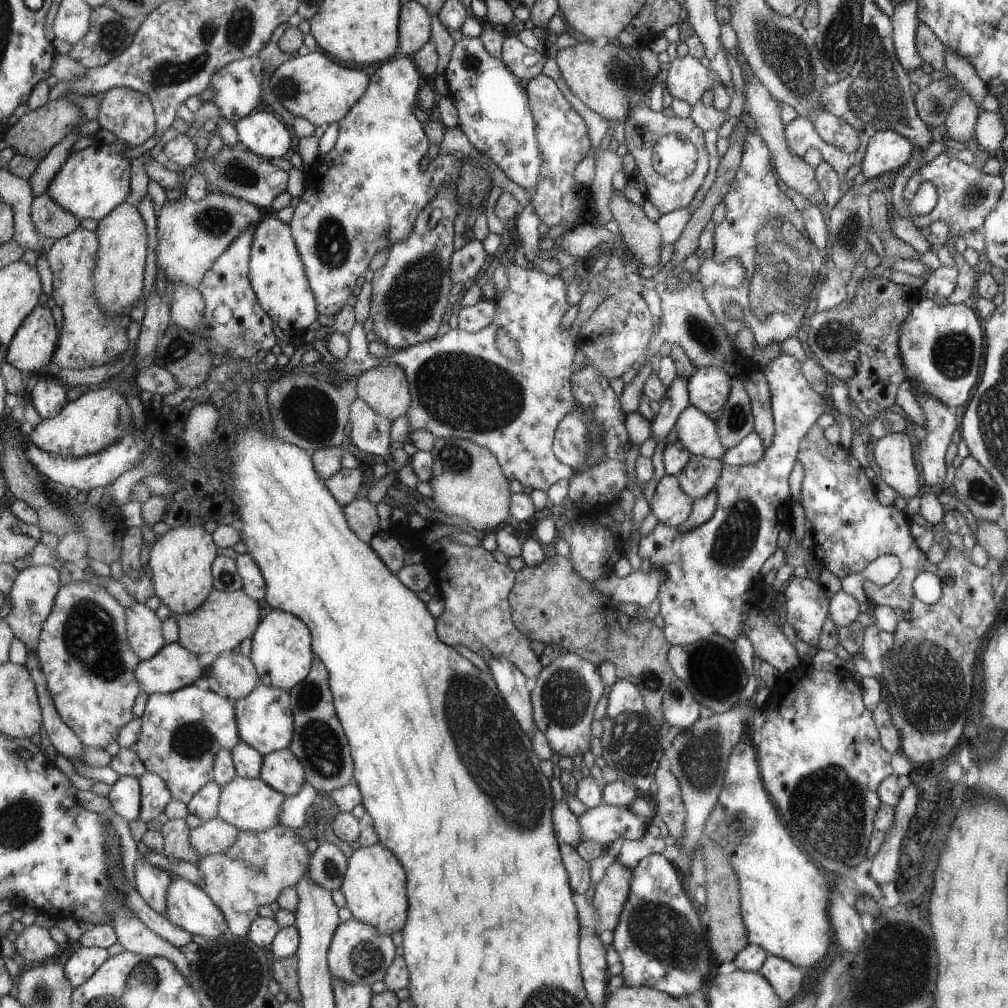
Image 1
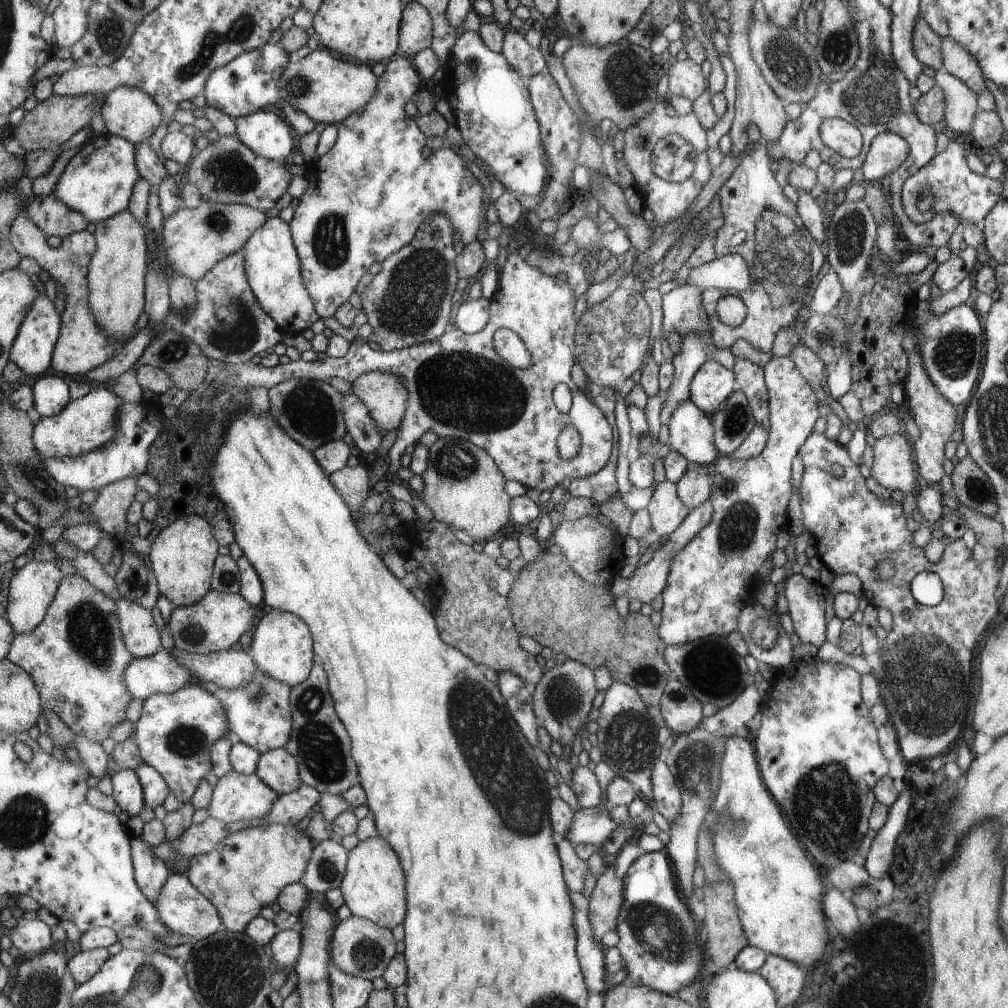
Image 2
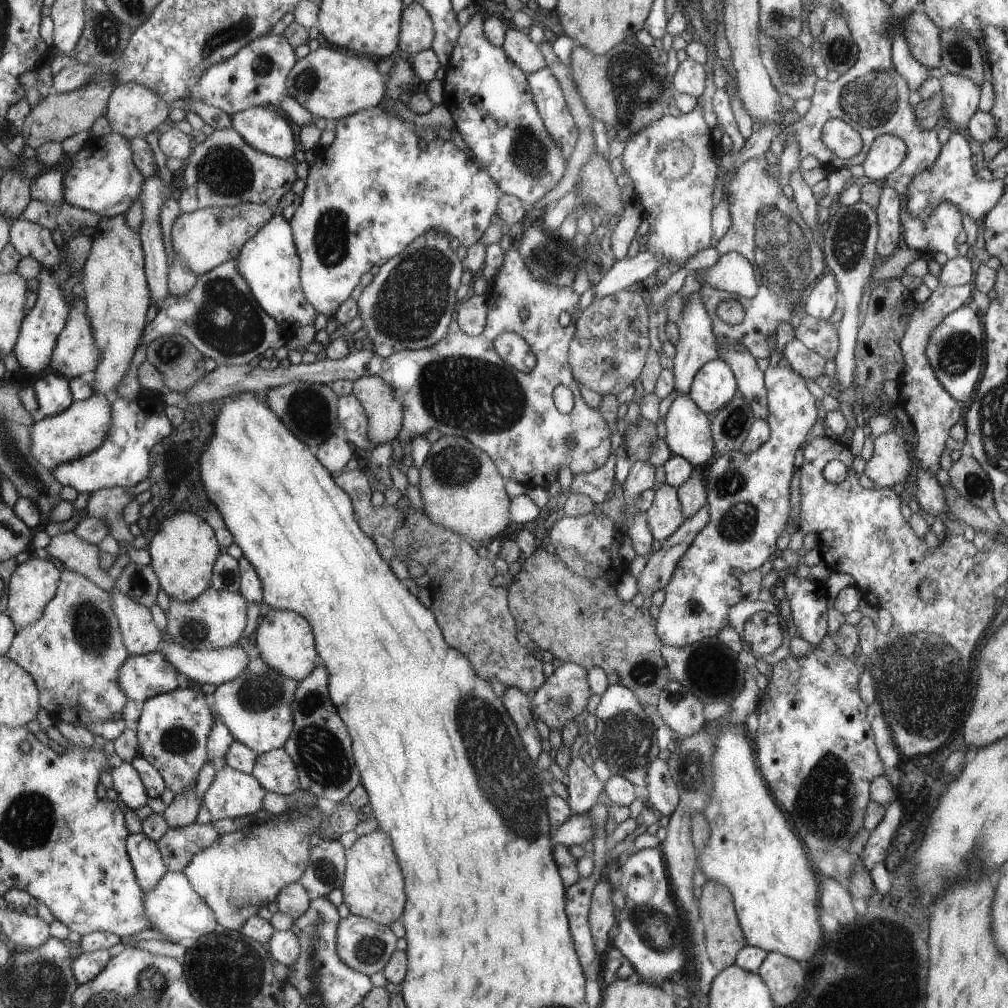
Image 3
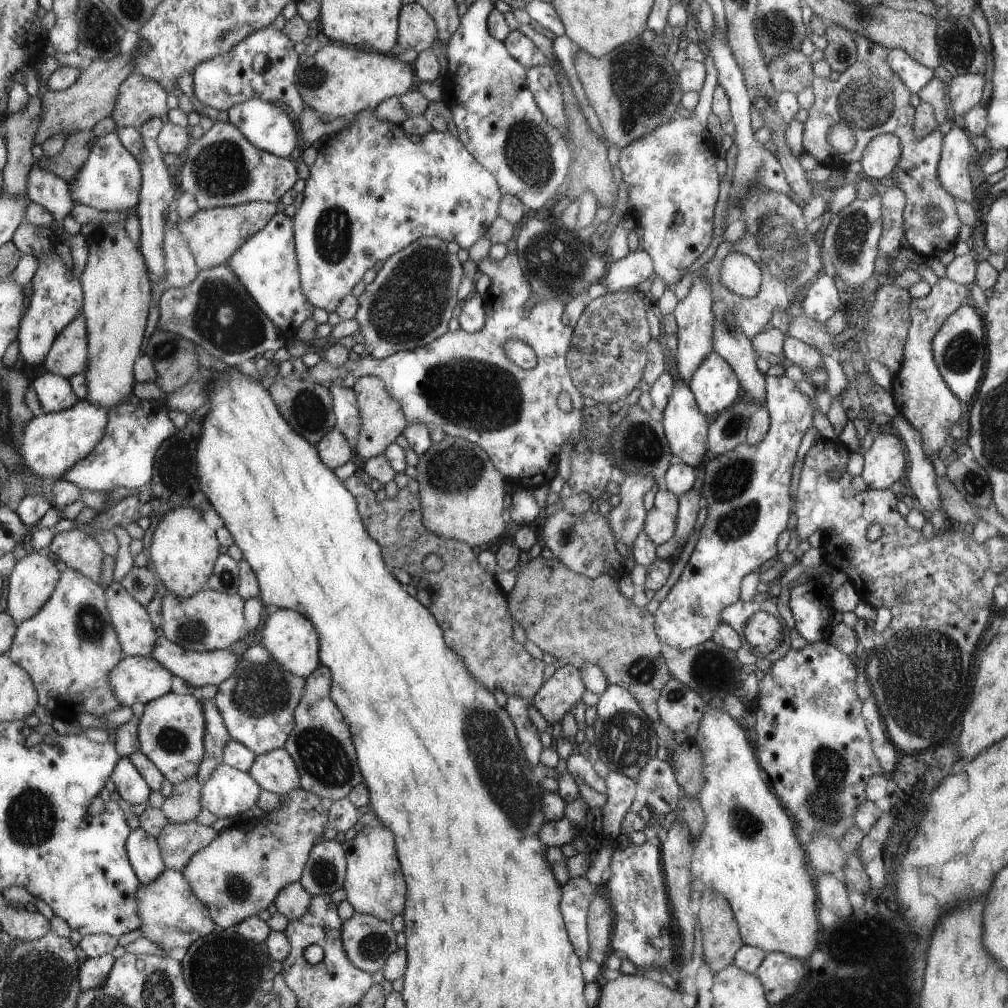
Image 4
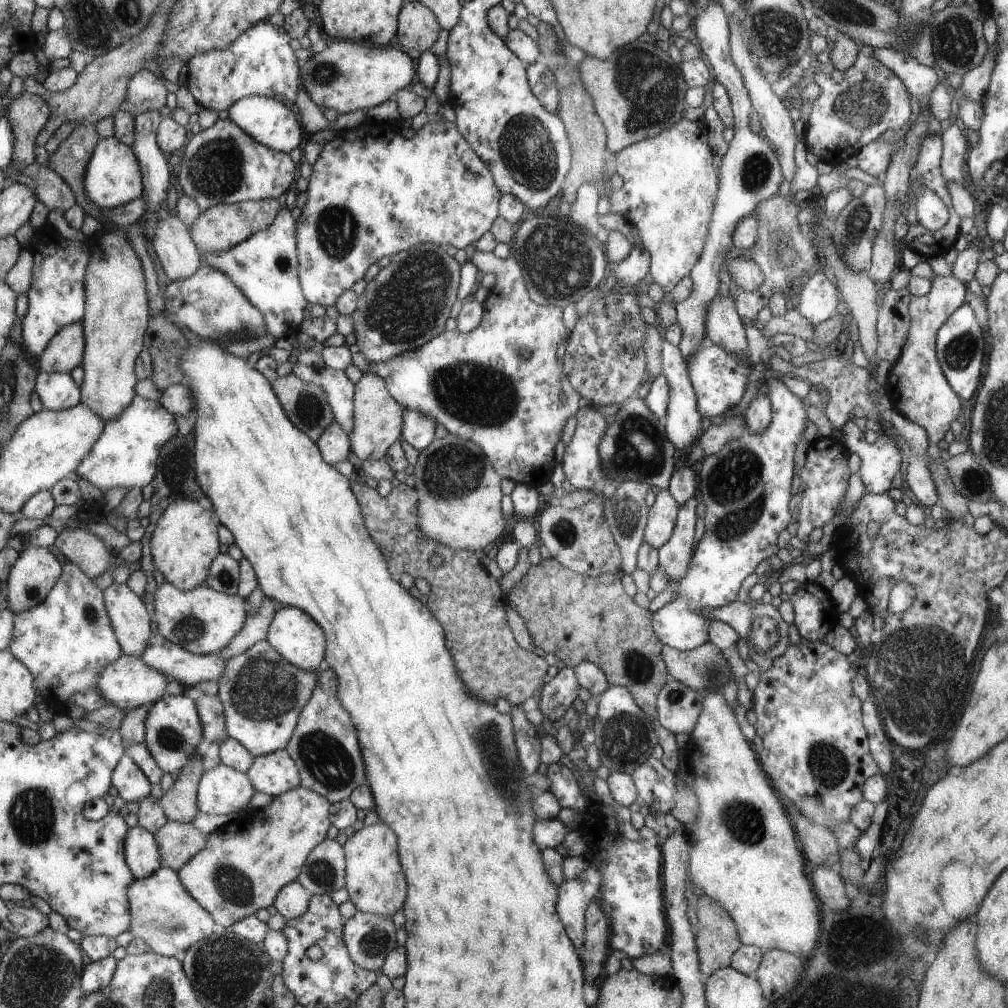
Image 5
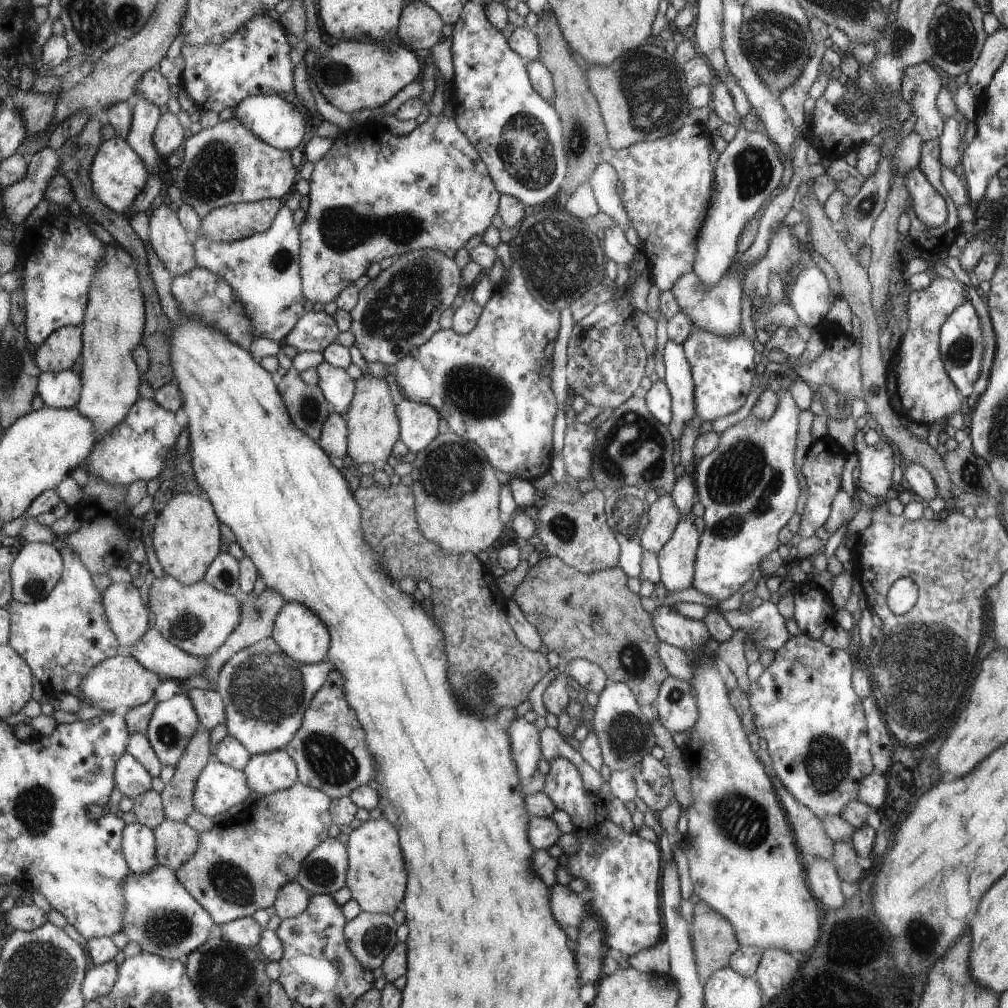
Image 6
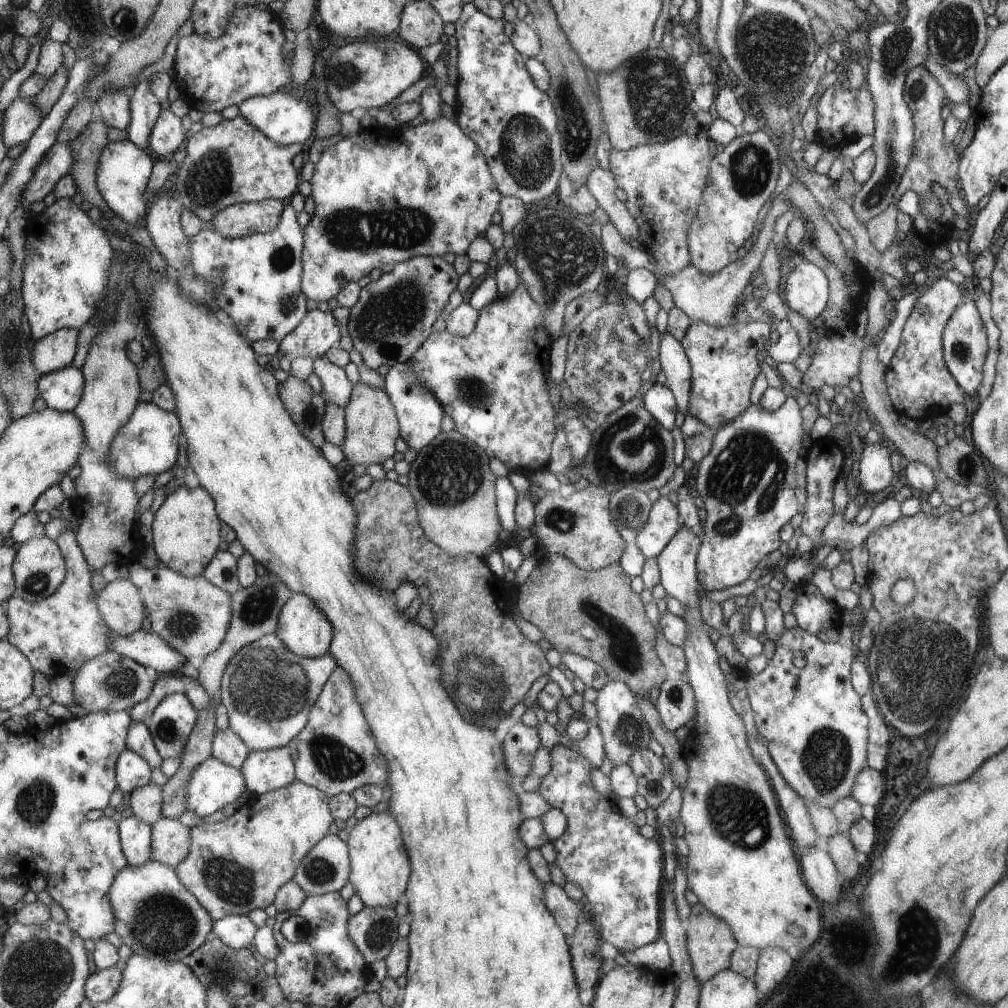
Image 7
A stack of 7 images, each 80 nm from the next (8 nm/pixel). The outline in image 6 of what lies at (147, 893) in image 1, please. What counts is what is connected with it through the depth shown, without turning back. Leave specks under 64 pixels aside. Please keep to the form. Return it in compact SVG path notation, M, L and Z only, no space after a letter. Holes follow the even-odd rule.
M139 822L127 823L123 834L123 852L133 872L146 873L159 864L152 828Z

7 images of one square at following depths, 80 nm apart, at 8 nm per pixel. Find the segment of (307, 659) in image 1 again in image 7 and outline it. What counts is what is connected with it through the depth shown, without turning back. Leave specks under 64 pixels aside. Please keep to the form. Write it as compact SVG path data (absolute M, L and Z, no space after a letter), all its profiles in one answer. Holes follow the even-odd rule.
M295 593L283 607L275 634L282 638L285 647L296 655L314 659L330 653L335 631L328 616L312 598L309 598L306 594Z

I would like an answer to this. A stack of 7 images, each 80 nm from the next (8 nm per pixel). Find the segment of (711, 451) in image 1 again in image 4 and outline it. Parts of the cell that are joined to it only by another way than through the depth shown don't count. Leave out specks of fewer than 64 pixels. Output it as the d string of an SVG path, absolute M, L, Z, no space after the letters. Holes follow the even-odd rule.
M678 371L674 380L674 390L666 402L666 408L662 410L663 415L659 421L664 430L664 435L674 459L689 465L692 469L699 470L701 464L705 461L706 453L706 434L710 418L699 412L693 393L687 385L682 383L678 377Z

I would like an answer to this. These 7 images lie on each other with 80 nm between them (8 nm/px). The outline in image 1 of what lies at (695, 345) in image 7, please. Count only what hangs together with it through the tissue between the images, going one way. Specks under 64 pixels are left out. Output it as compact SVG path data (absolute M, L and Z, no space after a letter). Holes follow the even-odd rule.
M698 367L688 378L690 404L708 416L716 416L729 396L727 372L717 367Z

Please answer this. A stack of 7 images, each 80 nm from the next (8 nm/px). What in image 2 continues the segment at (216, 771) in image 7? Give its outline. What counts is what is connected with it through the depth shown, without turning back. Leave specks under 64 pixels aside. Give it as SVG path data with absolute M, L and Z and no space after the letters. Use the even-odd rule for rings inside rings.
M233 770L218 780L210 804L210 816L225 821L227 824L245 821L250 823L251 827L257 827L261 824L263 817L272 811L279 797L280 794L263 782L256 773L244 775Z

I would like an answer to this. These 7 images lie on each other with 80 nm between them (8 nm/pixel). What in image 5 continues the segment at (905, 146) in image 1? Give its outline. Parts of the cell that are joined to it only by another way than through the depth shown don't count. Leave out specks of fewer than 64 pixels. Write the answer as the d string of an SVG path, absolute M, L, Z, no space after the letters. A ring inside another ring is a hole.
M878 138L870 141L869 144L862 146L855 154L858 168L865 174L873 176L873 178L880 178L890 165L890 158L893 157L893 152L893 144Z

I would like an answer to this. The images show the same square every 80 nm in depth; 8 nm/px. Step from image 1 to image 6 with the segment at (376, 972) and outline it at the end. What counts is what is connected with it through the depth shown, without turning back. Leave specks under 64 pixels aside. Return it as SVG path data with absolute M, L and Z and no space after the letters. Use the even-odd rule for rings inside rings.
M361 910L345 929L350 949L364 967L375 970L383 966L391 951L398 945L397 922L387 913Z

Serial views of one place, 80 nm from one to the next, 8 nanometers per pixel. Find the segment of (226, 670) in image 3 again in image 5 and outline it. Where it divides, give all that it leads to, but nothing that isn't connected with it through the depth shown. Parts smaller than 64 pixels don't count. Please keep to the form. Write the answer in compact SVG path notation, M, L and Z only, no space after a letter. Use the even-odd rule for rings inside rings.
M154 622L154 626L155 628L152 630L149 646L142 654L142 657L149 666L163 671L163 674L166 674L170 680L179 680L186 688L193 687L194 684L203 682L203 680L215 680L218 682L223 676L229 660L224 659L219 653L197 654L184 649L182 646L168 641L160 633L157 623Z

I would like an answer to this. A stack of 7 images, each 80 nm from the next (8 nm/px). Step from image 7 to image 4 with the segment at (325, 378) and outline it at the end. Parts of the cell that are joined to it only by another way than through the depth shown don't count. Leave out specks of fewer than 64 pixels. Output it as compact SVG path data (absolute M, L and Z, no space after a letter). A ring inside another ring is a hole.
M343 379L328 384L334 396L334 411L337 428L353 443L358 439L363 426L362 414L354 388L345 388Z

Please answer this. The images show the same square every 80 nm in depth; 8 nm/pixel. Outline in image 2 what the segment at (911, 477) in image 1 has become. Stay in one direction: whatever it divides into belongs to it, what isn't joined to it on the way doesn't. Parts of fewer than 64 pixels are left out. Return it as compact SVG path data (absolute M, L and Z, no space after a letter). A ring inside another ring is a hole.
M889 433L880 436L877 440L871 440L871 446L873 450L872 464L870 469L870 476L874 478L875 482L878 482L881 486L888 488L889 490L901 490L903 494L903 488L911 488L915 484L915 470L913 470L913 462L911 462L911 450L909 450L909 442L907 438L903 438L901 434Z

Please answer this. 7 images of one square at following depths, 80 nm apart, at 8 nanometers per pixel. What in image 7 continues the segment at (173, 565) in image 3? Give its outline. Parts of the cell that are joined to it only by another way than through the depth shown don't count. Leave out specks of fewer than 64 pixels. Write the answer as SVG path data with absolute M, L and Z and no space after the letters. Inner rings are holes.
M201 485L175 489L155 513L153 521L153 547L163 565L188 577L198 577L219 552L222 541L223 520L218 515L214 496Z

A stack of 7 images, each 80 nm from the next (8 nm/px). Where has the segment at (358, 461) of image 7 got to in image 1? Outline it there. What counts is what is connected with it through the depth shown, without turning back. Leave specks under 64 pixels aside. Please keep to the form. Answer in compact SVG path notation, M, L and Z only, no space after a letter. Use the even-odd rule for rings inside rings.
M383 361L360 374L357 384L358 396L391 422L411 408L407 371L400 364Z

